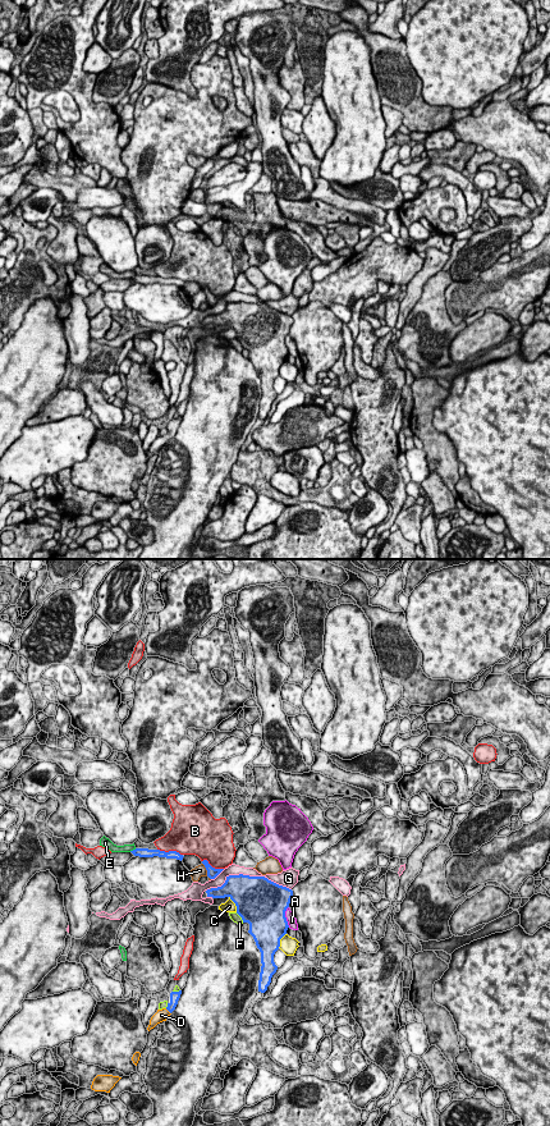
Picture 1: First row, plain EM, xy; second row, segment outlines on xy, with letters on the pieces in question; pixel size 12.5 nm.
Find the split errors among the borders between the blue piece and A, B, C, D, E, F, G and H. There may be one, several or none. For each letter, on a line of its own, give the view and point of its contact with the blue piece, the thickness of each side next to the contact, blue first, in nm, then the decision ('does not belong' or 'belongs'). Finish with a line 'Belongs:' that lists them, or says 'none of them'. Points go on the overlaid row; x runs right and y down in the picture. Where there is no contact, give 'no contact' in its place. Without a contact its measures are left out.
A: xy (284, 916) | 500/130 nm | does not belong
B: xy (170, 851) | 100/420 nm | does not belong
C: xy (234, 902) | 500/160 nm | does not belong
D: xy (168, 1010) | 130/140 nm | belongs
E: xy (133, 850) | 130/100 nm | does not belong
F: xy (241, 916) | 500/120 nm | does not belong
G: xy (251, 877) | 500/140 nm | does not belong
H: xy (207, 872) | 140/140 nm | does not belong
Belongs: D

